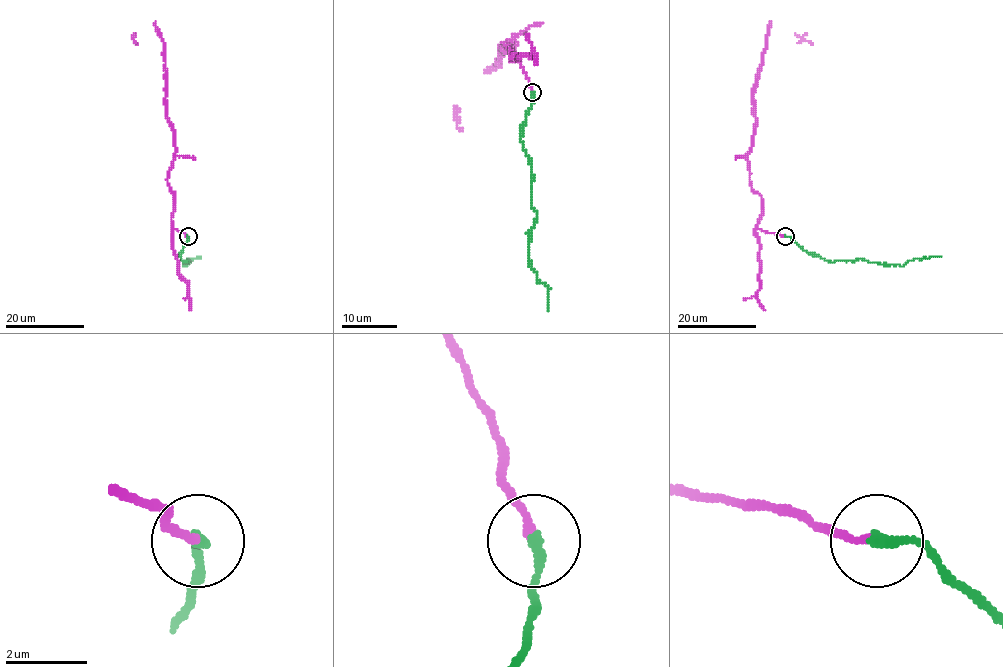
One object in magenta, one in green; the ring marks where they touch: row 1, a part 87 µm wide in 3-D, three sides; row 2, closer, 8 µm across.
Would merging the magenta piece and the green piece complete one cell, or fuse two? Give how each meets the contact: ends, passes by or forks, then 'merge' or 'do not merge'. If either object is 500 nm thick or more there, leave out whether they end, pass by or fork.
magenta ends there; green ends there; merge

